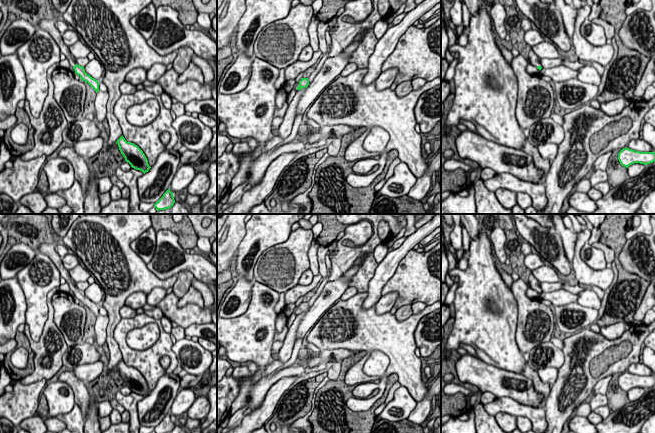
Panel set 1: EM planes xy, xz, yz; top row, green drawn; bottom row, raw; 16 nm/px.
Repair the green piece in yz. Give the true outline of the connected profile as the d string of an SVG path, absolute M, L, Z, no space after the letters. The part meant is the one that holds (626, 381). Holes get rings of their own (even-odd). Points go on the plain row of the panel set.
M625 371L618 377L618 384L626 392L634 387L648 389L655 386L655 376L640 376Z

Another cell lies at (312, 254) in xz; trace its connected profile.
M314 239L308 252L308 258L310 263L309 269L312 271L314 276L319 274L318 255L317 255L319 247L320 244L317 242L316 239Z

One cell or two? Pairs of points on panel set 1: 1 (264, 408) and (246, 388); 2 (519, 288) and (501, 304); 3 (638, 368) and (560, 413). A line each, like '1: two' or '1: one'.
1: two
2: two
3: two

